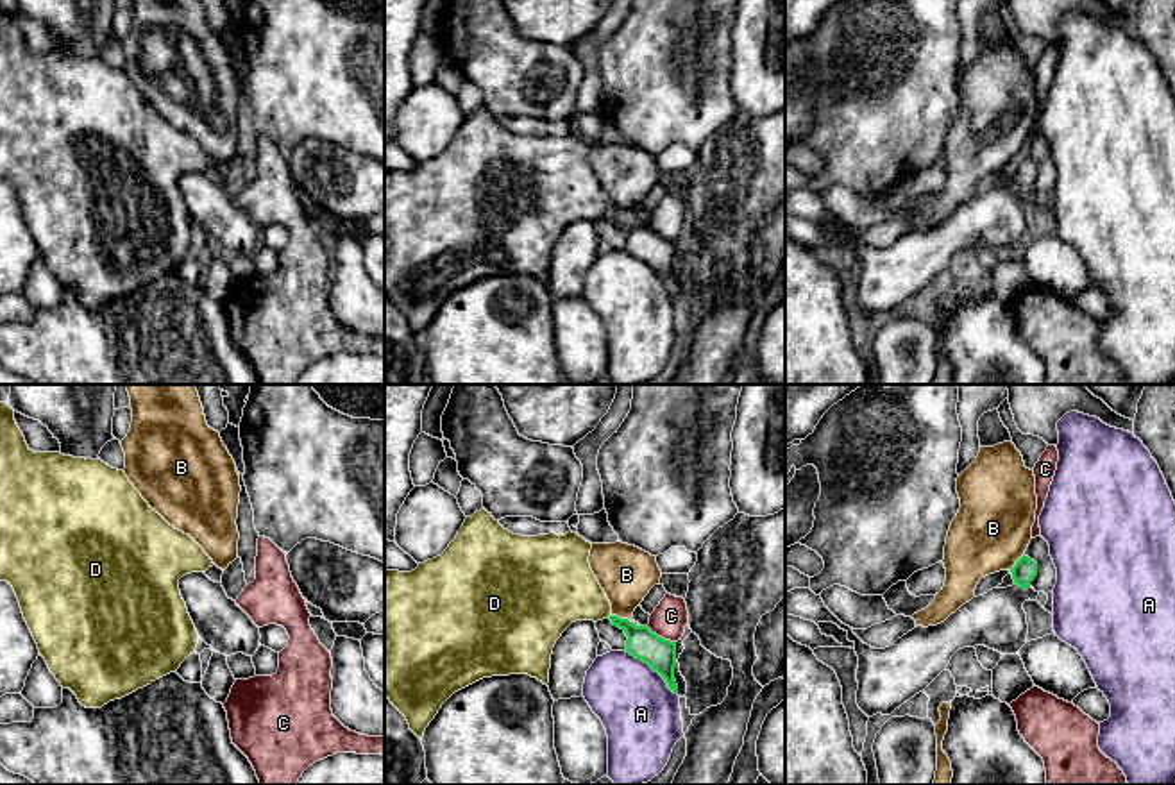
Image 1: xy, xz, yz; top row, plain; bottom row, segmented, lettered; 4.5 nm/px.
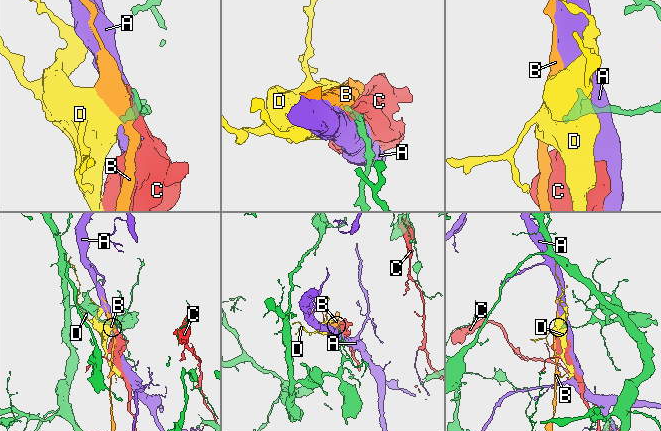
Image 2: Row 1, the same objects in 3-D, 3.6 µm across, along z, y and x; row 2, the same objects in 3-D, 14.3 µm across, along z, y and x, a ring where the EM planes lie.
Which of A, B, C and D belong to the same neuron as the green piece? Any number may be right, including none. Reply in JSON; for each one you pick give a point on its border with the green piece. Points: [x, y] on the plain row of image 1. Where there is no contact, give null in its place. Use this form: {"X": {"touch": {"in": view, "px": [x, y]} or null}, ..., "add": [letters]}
{"add": []}

